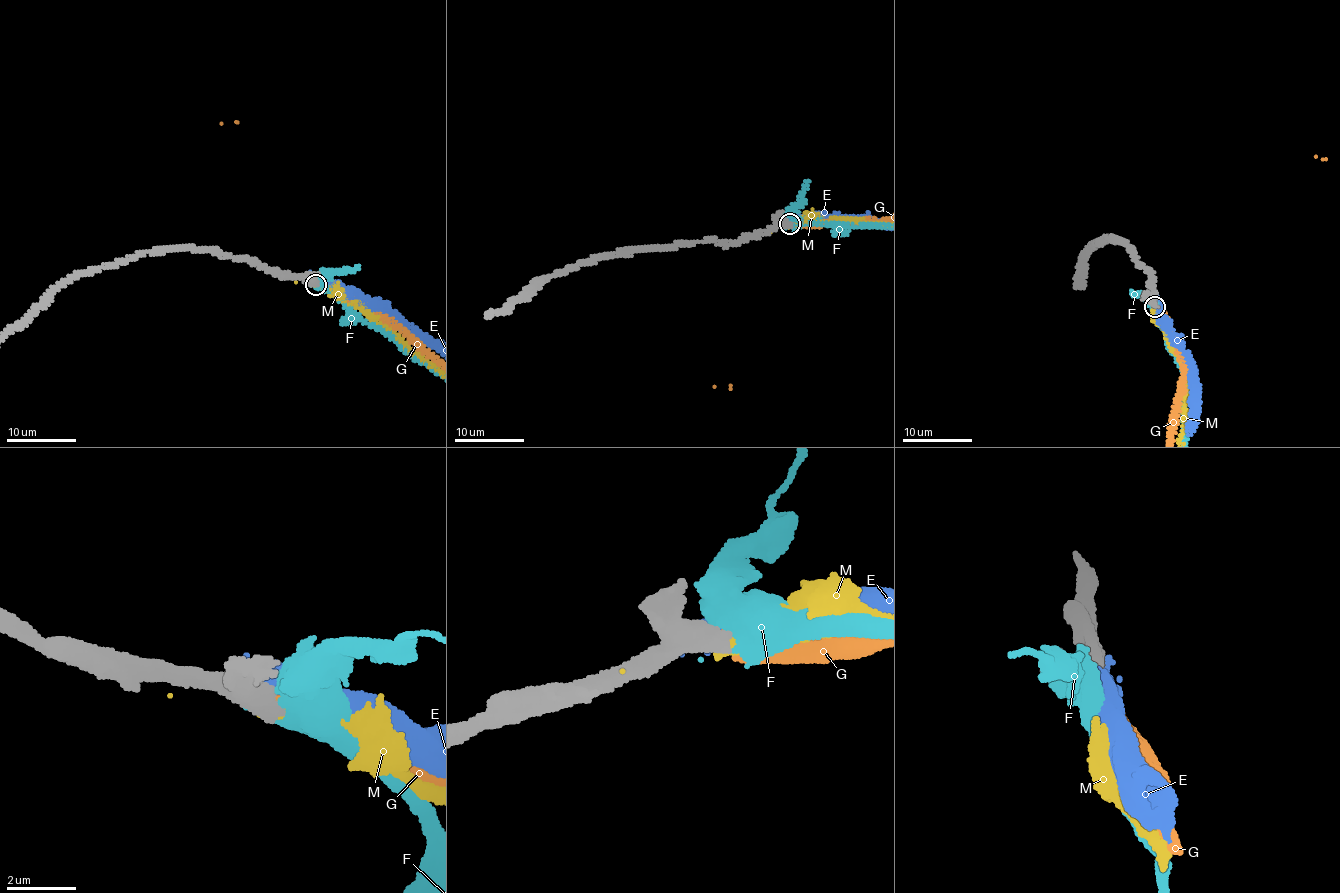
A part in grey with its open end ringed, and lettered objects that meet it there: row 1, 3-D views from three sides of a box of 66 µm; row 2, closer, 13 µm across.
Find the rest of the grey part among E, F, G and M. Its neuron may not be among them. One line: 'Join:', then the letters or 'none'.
Join: none

